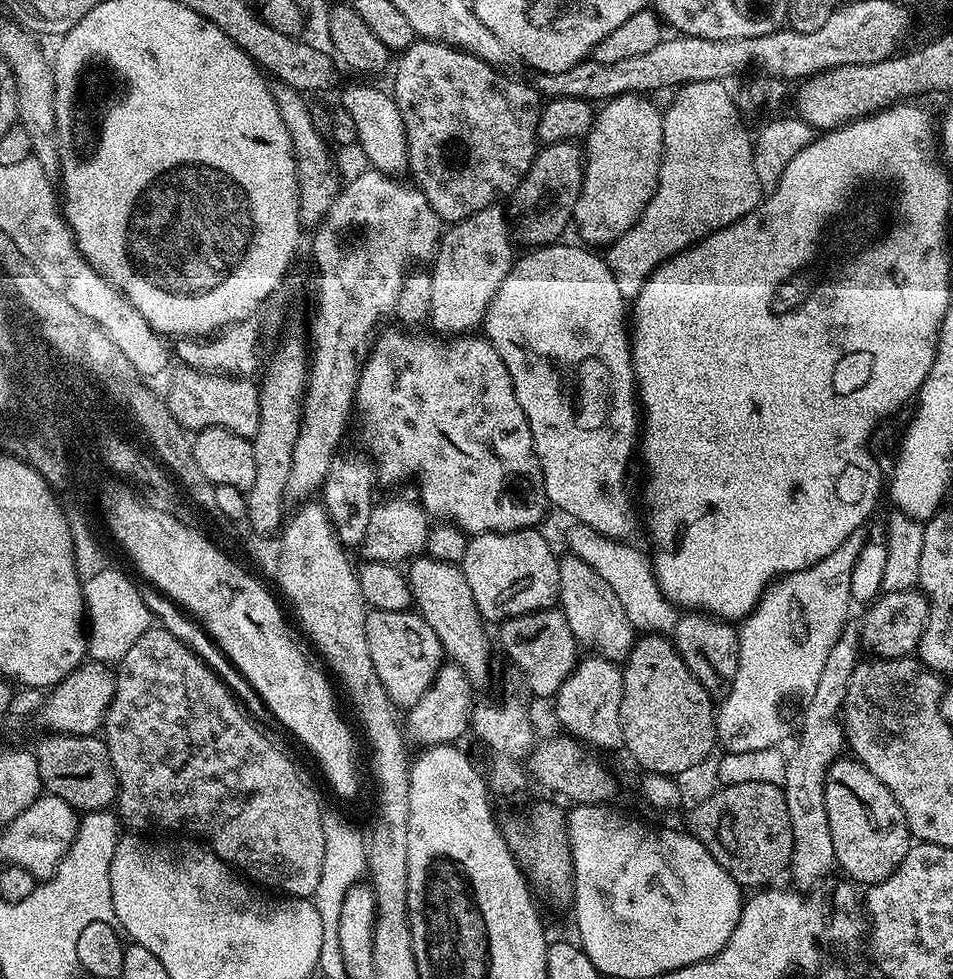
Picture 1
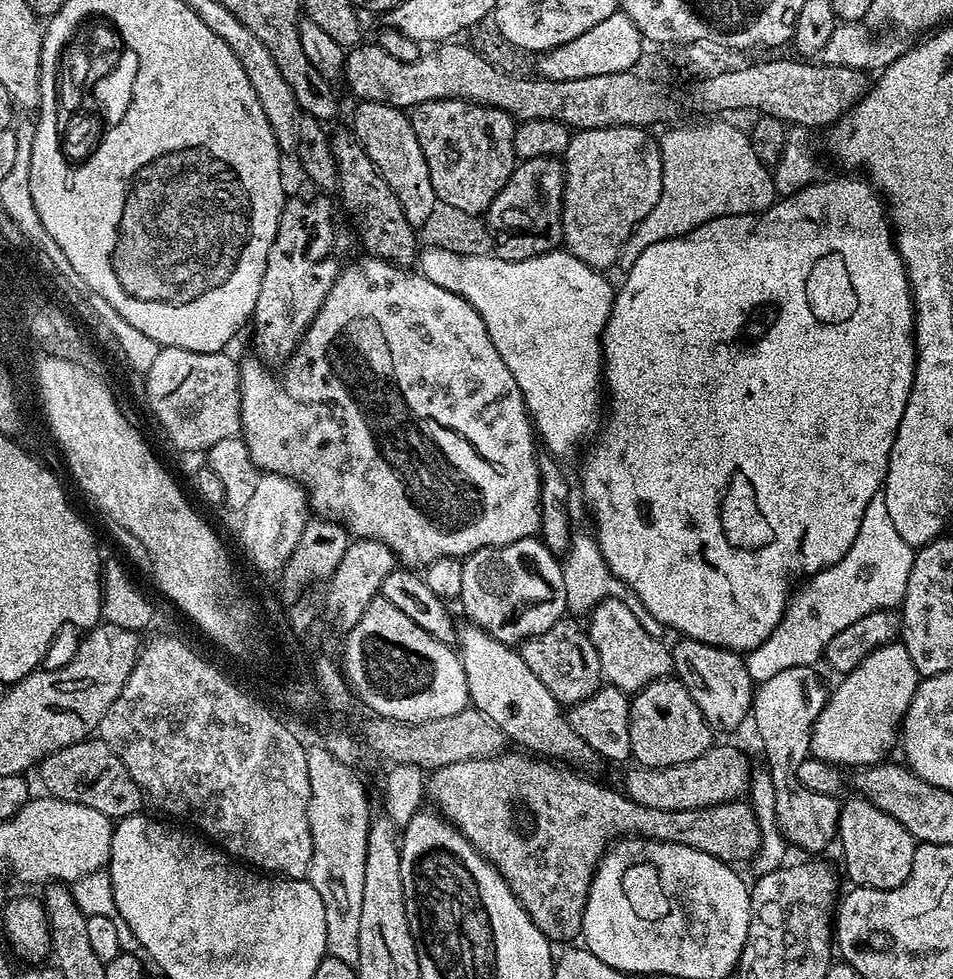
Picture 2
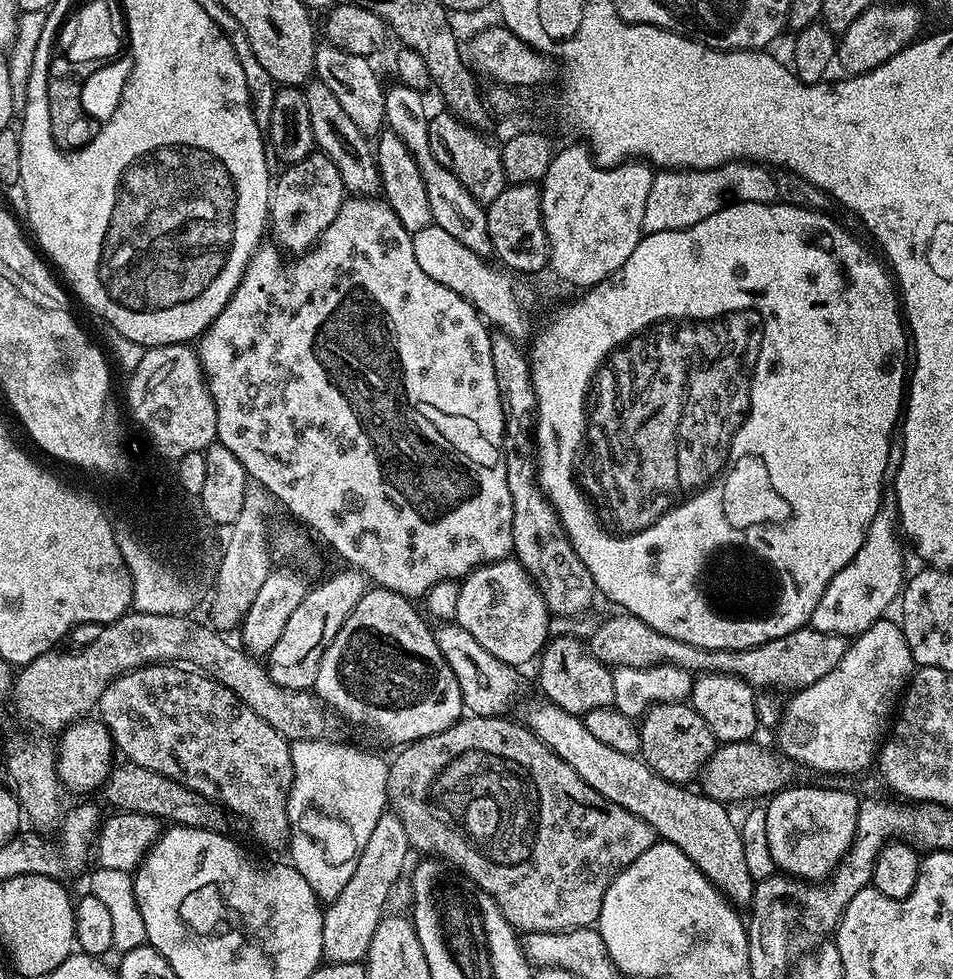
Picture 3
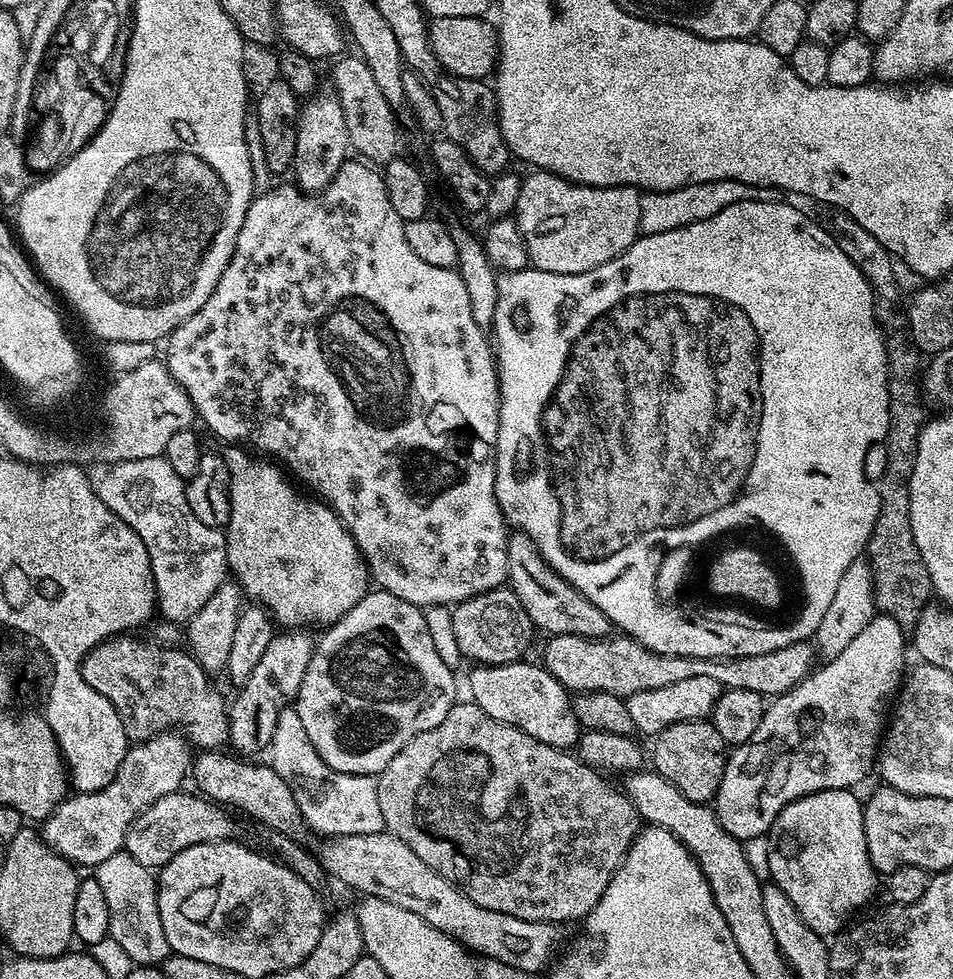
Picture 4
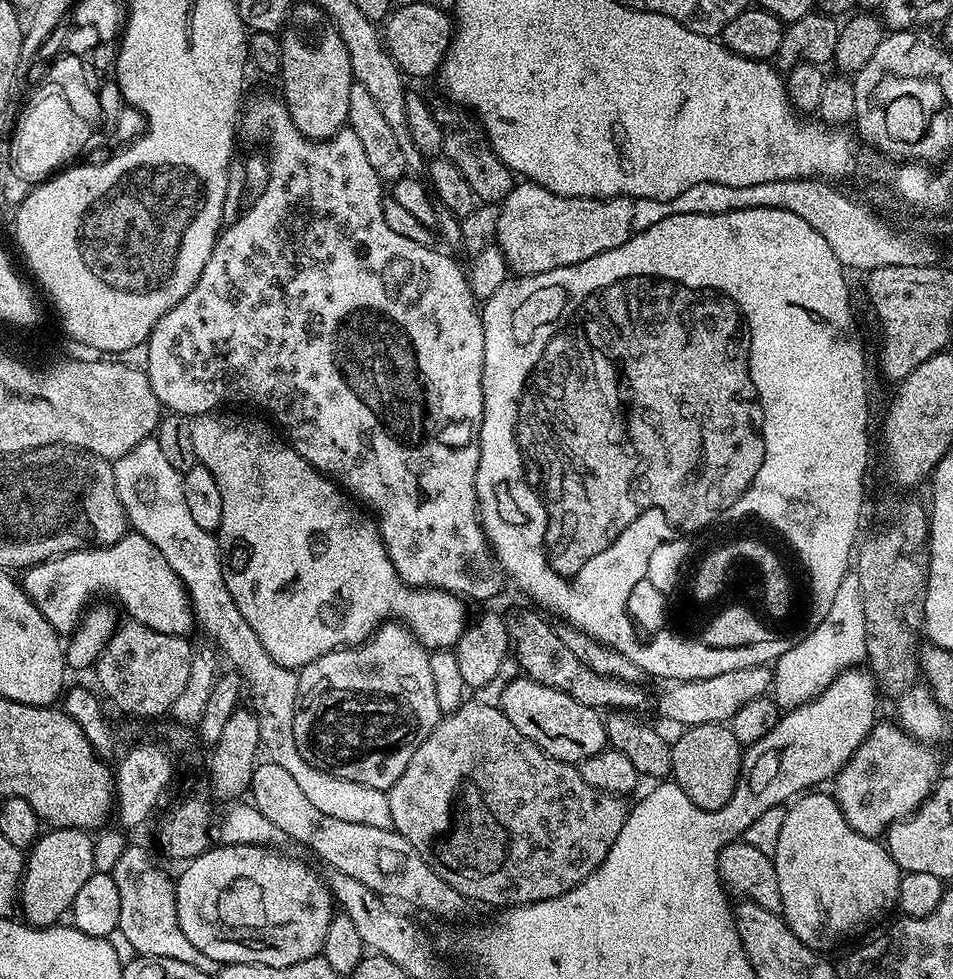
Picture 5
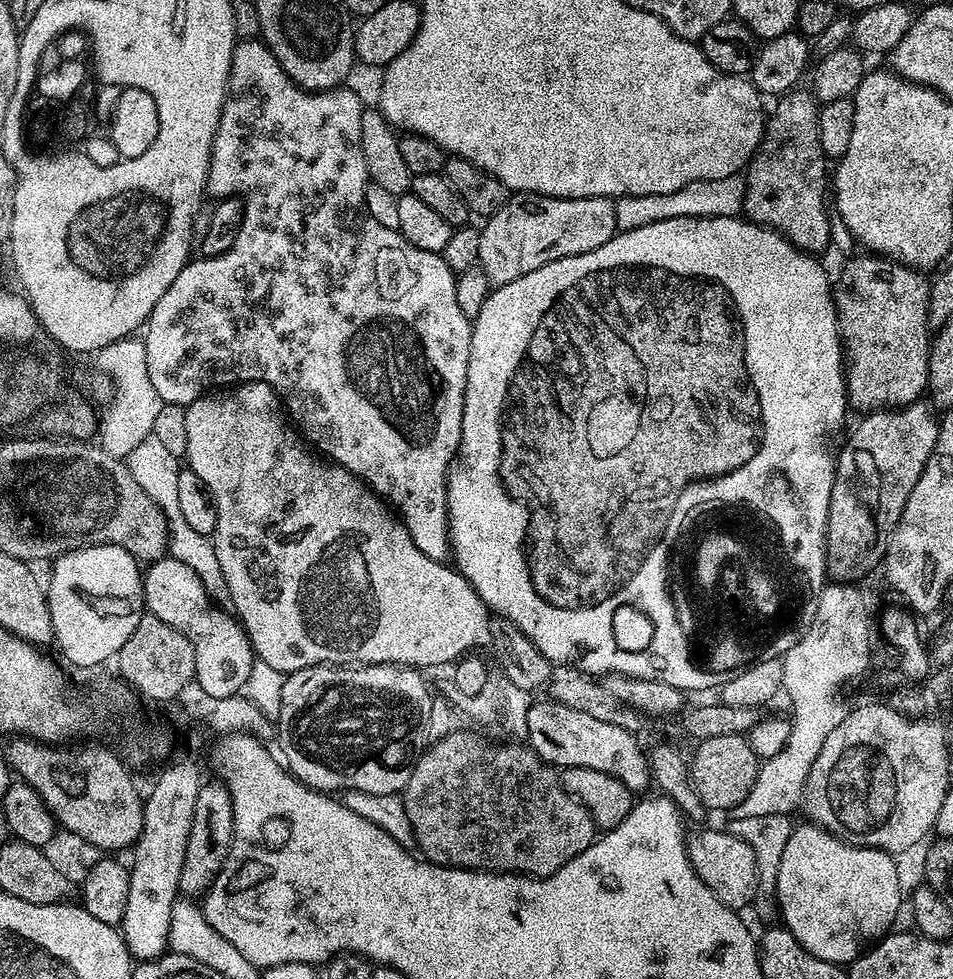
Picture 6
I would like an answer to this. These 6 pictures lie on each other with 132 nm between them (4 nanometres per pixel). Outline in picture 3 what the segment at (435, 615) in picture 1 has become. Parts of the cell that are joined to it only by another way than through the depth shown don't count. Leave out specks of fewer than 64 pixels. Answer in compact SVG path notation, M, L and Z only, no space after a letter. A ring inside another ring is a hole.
M544 698L537 699L525 710L523 723L543 744L550 746L550 750L554 750L554 754L558 754L558 758L562 758L562 762L582 778L582 782L594 786L598 794L610 798L610 802L618 802L618 806L642 818L642 822L650 825L663 843L678 846L678 850L682 850L682 854L702 870L704 877L727 897L730 904L751 905L756 881L746 866L737 821L732 821L728 813L731 811L725 805L699 790L670 783L644 763L639 755L618 754L618 750L598 742L598 738L586 730L581 717L567 713Z

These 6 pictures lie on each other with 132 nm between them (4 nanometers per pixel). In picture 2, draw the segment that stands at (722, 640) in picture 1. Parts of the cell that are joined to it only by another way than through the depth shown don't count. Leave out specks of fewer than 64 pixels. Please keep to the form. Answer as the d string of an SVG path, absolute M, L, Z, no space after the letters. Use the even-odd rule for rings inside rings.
M680 638L677 641L677 644L673 643L670 648L672 653L672 672L675 679L684 683L690 698L694 698L698 710L702 710L709 728L717 733L734 731L743 720L747 721L749 719L752 710L754 682L748 673L745 657L741 653L731 652L729 648L719 648L706 642L698 642L687 638Z

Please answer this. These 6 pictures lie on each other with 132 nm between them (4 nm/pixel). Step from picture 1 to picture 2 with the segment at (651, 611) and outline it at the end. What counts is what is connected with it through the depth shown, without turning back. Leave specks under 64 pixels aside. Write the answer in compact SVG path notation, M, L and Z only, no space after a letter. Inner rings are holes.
M573 533L571 542L568 544L568 551L564 554L561 568L563 570L563 581L566 587L566 602L568 612L576 616L589 613L605 599L625 599L625 603L630 606L639 621L642 622L643 629L652 637L661 637L664 626L658 622L643 606L637 596L629 595L629 590L617 576L610 571L605 559L602 558L600 544L591 534Z

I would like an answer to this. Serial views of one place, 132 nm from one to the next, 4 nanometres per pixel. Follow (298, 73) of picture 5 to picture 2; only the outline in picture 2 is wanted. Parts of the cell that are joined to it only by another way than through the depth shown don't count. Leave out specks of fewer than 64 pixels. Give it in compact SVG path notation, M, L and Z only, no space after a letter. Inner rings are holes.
M289 199L266 258L266 274L262 274L262 286L258 286L258 302L250 324L252 344L265 361L291 353L300 343L308 323L316 317L316 311L338 275L335 258L328 256L331 252L331 206L324 200Z

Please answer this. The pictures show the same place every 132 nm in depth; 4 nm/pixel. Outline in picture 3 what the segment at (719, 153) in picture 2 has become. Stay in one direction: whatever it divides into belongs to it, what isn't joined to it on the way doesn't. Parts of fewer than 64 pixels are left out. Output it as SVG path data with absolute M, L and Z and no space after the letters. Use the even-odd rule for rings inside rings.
M733 162L722 164L717 168L669 168L653 175L650 195L646 198L646 214L642 214L644 232L677 232L680 228L689 228L702 218L710 218L726 205L736 202L762 202L770 204L776 200L774 175L767 167L756 162Z

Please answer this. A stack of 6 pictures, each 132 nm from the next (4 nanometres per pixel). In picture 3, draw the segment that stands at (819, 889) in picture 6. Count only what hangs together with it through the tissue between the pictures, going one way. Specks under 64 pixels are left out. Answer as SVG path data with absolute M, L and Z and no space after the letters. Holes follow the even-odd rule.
M791 785L775 795L769 797L764 808L766 832L768 832L768 846L773 862L777 869L785 875L795 876L797 879L817 881L827 875L830 866L835 865L848 852L849 846L856 834L857 814L860 809L859 797L854 796L849 789L832 791L819 785L798 786Z

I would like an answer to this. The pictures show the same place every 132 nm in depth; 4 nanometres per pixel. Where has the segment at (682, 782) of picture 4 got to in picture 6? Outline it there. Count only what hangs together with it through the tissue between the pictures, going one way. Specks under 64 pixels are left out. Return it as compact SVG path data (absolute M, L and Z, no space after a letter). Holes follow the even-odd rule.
M747 735L706 738L695 745L696 753L690 756L690 769L694 790L708 810L717 808L720 814L728 808L738 806L754 786L761 761L757 760L754 750L750 750Z

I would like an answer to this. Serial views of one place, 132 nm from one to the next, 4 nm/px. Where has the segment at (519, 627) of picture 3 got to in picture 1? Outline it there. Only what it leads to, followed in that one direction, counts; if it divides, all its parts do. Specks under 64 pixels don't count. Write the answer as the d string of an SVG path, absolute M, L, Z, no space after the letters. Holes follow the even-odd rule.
M525 528L522 532L482 532L473 535L466 546L466 558L462 565L466 582L470 585L470 594L474 594L474 602L478 606L481 617L485 621L503 622L512 619L515 616L528 615L531 612L537 612L540 609L551 609L557 603L560 594L560 560L558 556L552 553L552 548L548 545L546 537L536 528Z

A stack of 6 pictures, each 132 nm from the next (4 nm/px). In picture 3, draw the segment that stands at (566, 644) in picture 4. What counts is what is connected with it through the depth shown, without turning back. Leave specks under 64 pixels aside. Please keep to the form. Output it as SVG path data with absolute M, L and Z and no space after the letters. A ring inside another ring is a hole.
M616 615L620 616L614 616L597 626L590 641L592 656L610 669L673 664L693 674L725 672L742 678L753 690L799 690L818 682L818 678L826 678L826 674L830 674L830 670L834 670L834 666L838 666L848 652L849 641L845 637L820 632L811 626L794 630L777 640L762 642L762 646L754 646L750 650L714 650L690 646L690 642L678 642L678 638L666 638L666 634L658 634L658 630L646 626L646 622L636 616Z

